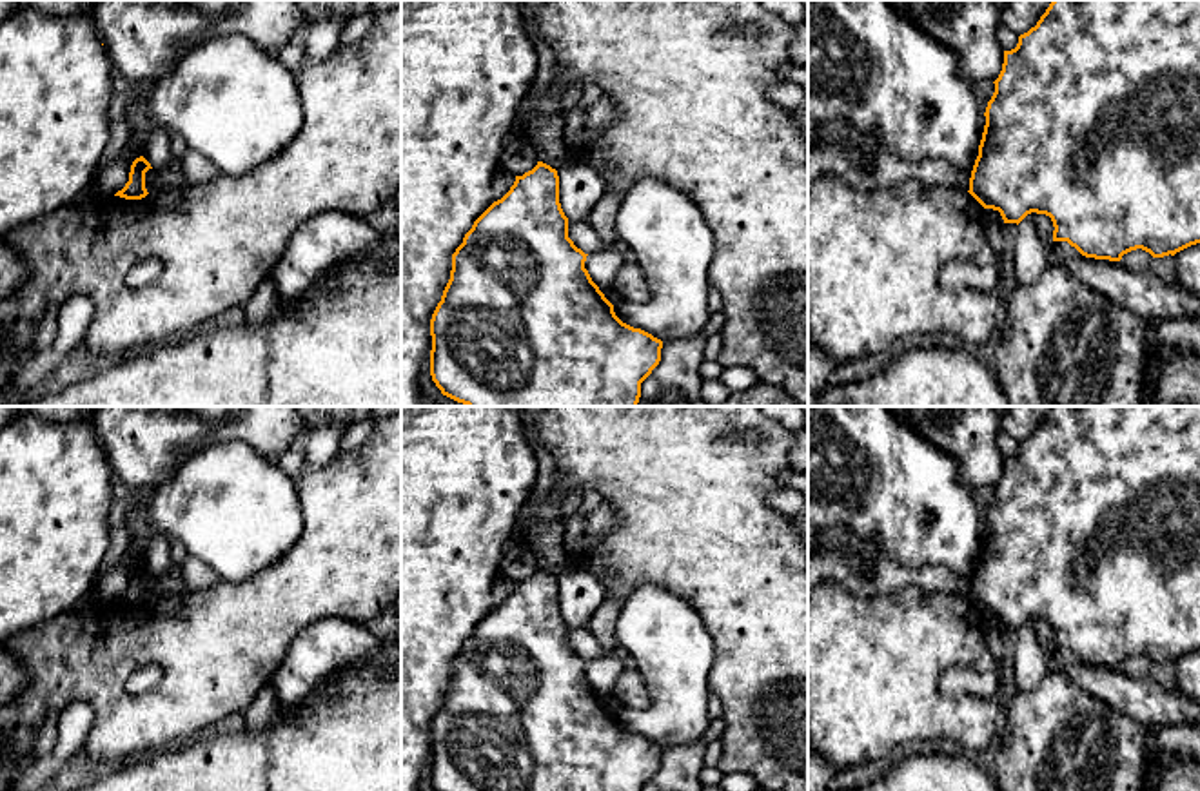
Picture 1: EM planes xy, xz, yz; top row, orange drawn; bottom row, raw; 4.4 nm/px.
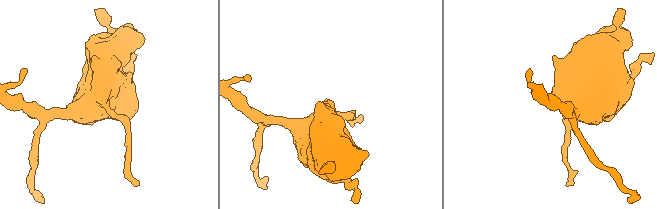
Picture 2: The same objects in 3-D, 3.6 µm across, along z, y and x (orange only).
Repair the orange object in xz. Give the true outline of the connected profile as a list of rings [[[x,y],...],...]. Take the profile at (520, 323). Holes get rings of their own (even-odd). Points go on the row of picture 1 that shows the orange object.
[[[537,161],[532,171],[516,176],[510,190],[474,221],[463,243],[452,254],[450,279],[430,319],[430,376],[441,394],[467,406],[637,406],[641,383],[661,361],[663,341],[641,328],[623,323],[615,316],[614,305],[605,298],[585,269],[586,256],[588,254],[577,249],[568,238],[568,218],[559,203],[557,171]]]

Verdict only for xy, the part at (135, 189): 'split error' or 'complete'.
complete

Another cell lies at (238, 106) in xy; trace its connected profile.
[[[241,34],[196,42],[151,89],[127,105],[129,143],[96,176],[94,189],[114,196],[129,181],[131,165],[143,156],[156,129],[182,136],[189,149],[205,156],[220,174],[241,178],[280,156],[303,123],[296,76],[276,54],[256,47]]]

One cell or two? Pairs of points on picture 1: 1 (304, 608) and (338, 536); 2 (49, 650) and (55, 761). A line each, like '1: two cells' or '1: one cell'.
1: one cell
2: two cells

